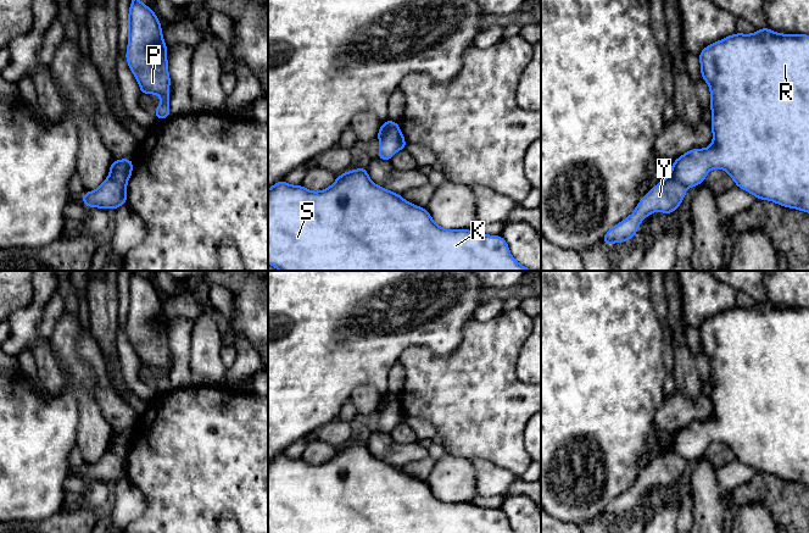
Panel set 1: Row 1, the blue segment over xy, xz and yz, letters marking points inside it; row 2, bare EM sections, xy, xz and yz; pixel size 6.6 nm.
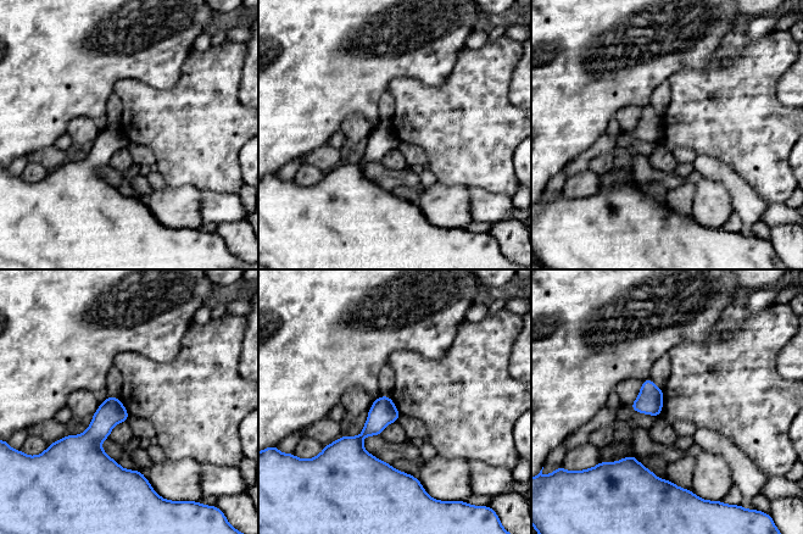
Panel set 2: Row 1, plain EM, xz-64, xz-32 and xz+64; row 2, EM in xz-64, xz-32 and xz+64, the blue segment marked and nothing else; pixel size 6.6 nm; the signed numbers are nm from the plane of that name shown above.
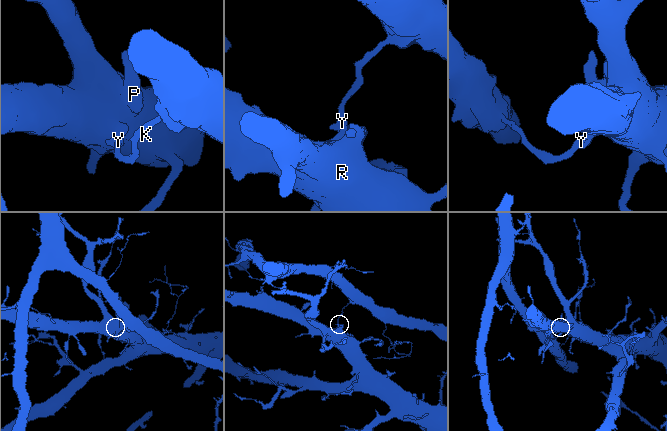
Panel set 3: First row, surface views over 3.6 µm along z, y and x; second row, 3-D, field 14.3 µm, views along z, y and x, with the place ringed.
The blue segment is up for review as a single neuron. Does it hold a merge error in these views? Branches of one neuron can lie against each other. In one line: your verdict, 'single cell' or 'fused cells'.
fused cells

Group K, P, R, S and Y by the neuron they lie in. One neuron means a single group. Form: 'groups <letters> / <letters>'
groups K P R S / Y

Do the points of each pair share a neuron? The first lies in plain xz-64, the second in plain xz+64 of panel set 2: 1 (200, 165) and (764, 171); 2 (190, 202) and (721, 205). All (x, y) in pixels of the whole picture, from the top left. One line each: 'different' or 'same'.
1: same
2: same

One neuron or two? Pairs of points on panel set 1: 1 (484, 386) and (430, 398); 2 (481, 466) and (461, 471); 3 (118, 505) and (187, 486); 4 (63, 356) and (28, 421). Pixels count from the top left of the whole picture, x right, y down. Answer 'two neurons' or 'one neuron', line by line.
1: one neuron
2: two neurons
3: two neurons
4: one neuron

